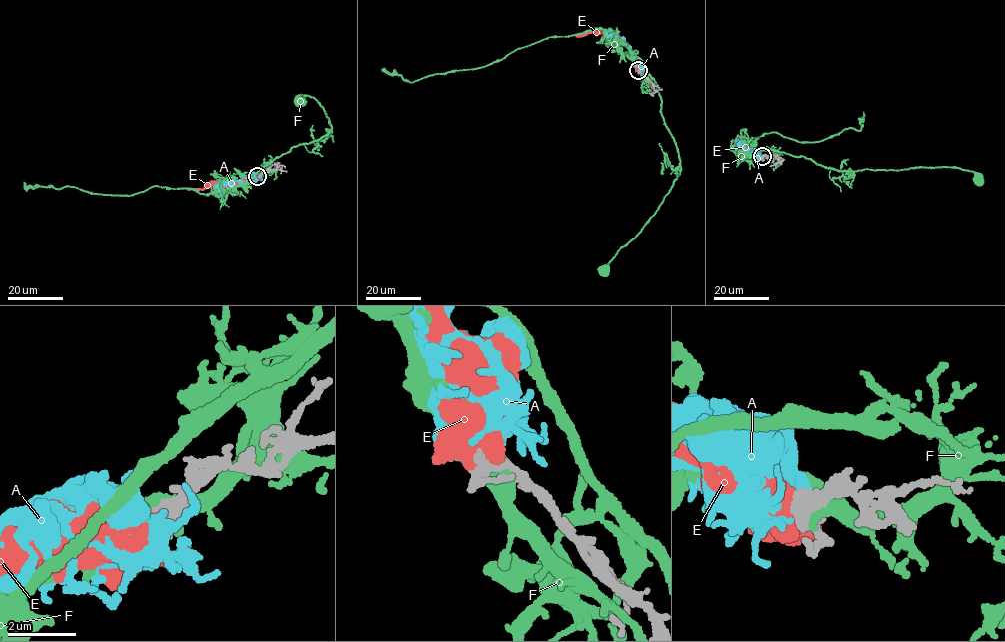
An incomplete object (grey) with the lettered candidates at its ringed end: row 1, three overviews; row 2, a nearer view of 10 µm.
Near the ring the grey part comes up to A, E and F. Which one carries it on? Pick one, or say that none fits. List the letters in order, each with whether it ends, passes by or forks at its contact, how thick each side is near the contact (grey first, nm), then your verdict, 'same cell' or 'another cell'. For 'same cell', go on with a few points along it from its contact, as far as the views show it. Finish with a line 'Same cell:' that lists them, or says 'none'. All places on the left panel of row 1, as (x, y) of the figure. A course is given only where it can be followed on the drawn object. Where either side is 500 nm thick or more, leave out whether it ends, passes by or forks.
A: 550 nm thick on the grey side, 600 nm on the other; same cell; it runs (258, 176), (226, 185), (215, 194), (221, 192)
E: 440 nm thick on the grey side, 600 nm on the other; another cell
F: 550 nm thick on the grey side, 500 nm on the other; another cell
Same cell: A

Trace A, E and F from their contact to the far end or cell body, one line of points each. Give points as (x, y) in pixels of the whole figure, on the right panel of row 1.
A: (762, 157), (737, 144), (733, 146), (737, 150)
E: (762, 157), (738, 143), (741, 138), (753, 140)
F: (763, 157), (769, 157), (775, 153), (772, 150), (851, 171), (956, 167), (975, 173), (977, 181)

